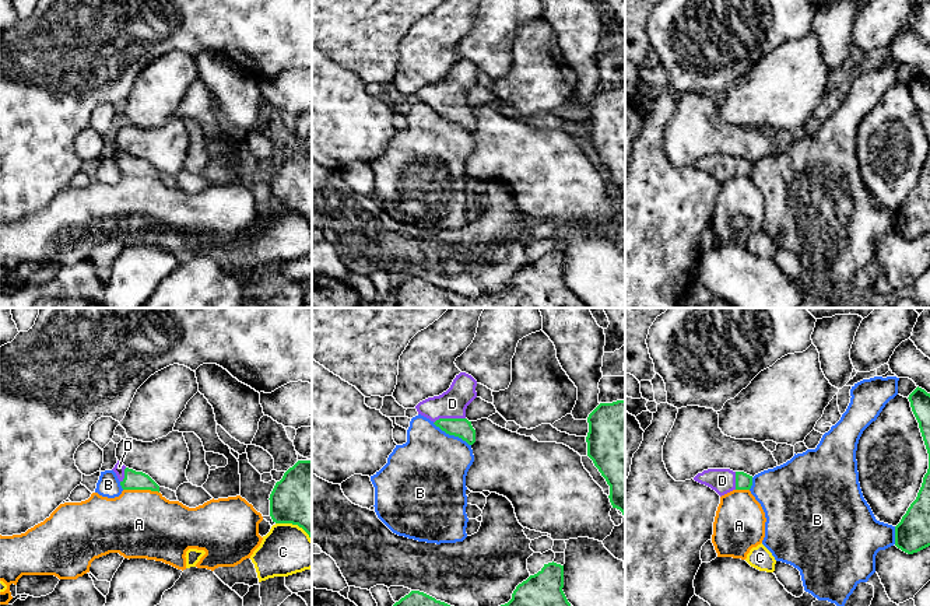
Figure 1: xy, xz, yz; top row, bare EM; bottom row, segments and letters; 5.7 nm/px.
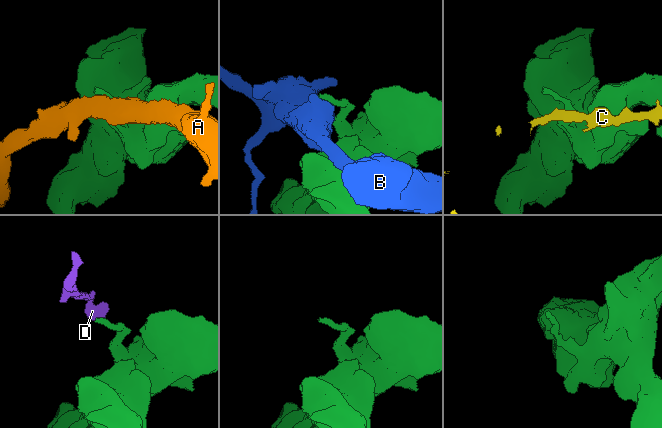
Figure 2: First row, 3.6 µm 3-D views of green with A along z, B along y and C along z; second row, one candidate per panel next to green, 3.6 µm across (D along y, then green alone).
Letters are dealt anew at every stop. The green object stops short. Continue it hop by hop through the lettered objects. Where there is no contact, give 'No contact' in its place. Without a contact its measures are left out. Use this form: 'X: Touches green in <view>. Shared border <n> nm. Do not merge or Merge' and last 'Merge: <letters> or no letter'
A: Touches green in xy. Shared border 200 nm. Do not merge
B: Touches green in xz. Shared border 260 nm. Do not merge
C: Touches green in xy. Shared border 240 nm. Do not merge
D: Touches green in xz. Shared border 190 nm. Merge
Merge: D

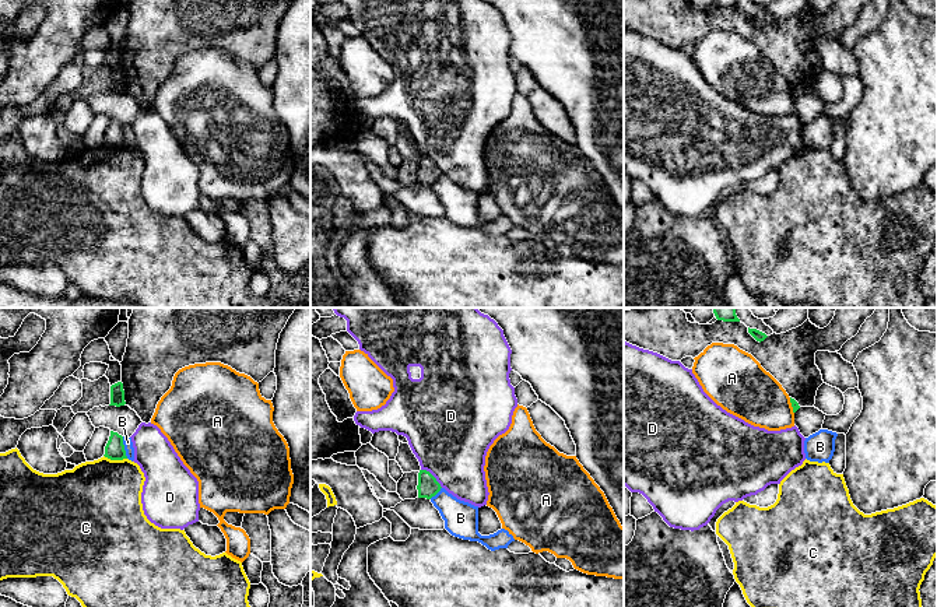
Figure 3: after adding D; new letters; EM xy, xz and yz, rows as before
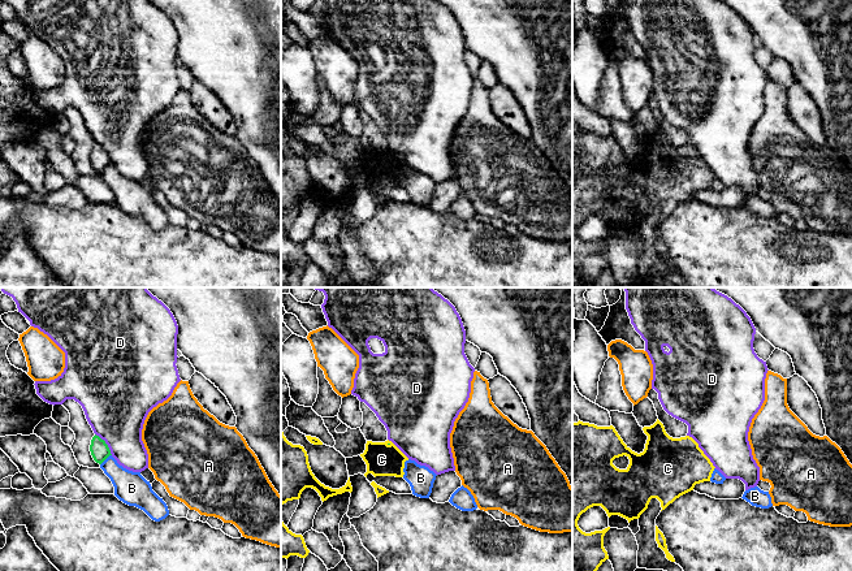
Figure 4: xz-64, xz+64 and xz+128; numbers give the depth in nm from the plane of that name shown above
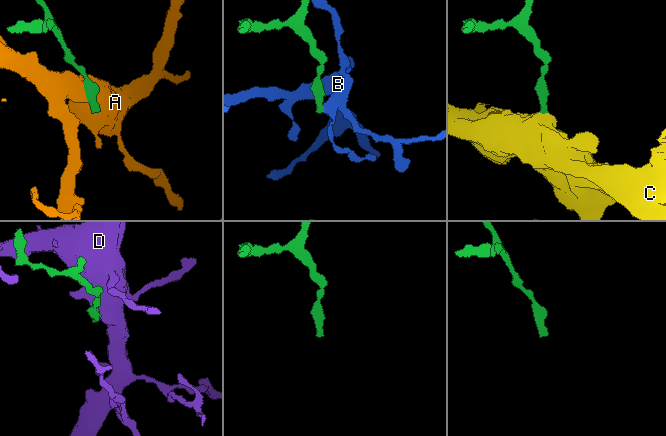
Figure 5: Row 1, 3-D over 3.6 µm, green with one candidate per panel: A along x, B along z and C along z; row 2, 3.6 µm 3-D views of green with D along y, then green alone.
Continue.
A: Touches green in yz. Shared border 100 nm. Do not merge
B: Touches green in xy. Shared border 130 nm. Do not merge
C: Touches green in xy. Shared border 140 nm. Do not merge
D: Touches green in xz. Shared border 170 nm. Do not merge
Merge: no letter

